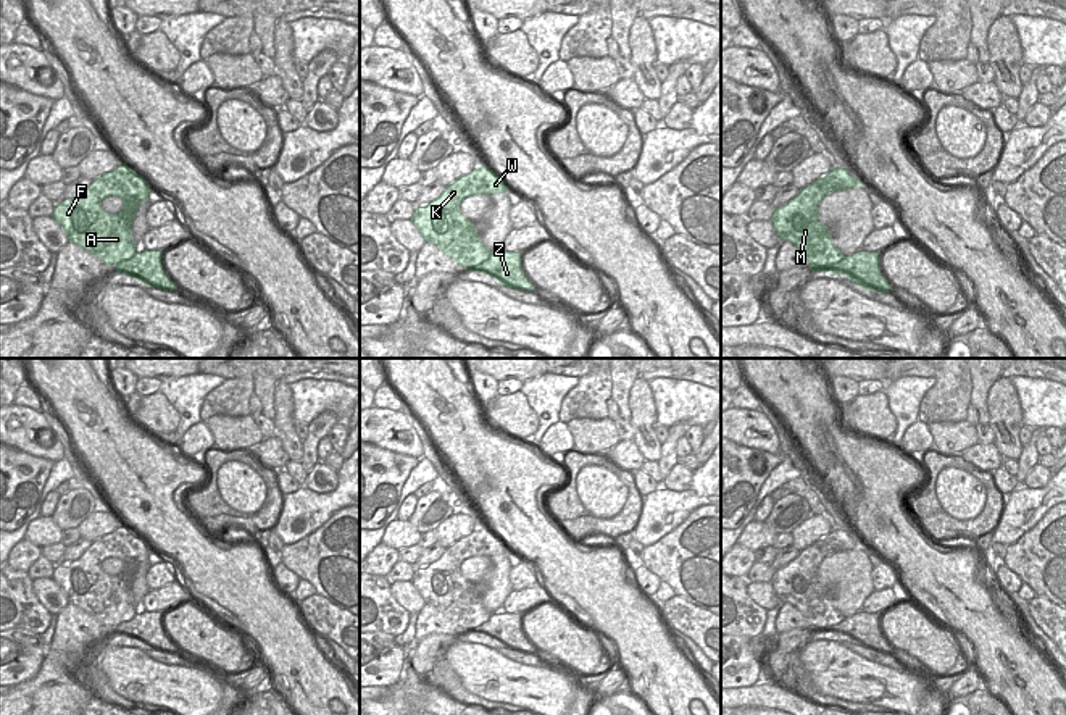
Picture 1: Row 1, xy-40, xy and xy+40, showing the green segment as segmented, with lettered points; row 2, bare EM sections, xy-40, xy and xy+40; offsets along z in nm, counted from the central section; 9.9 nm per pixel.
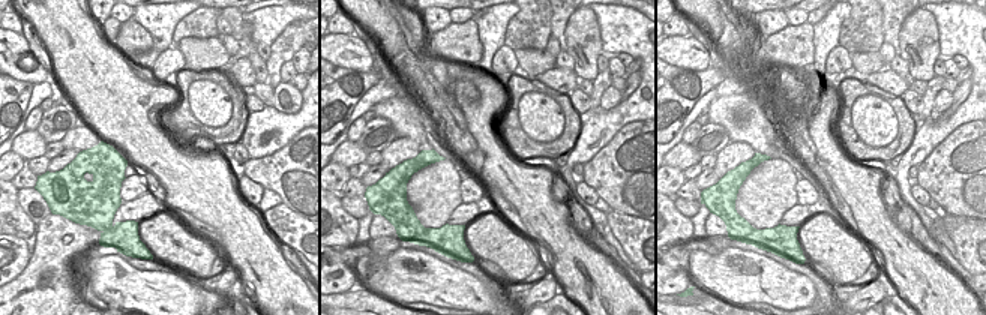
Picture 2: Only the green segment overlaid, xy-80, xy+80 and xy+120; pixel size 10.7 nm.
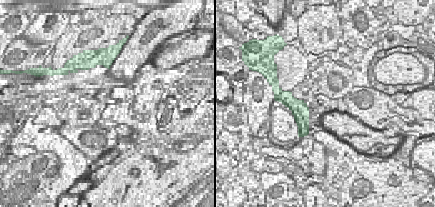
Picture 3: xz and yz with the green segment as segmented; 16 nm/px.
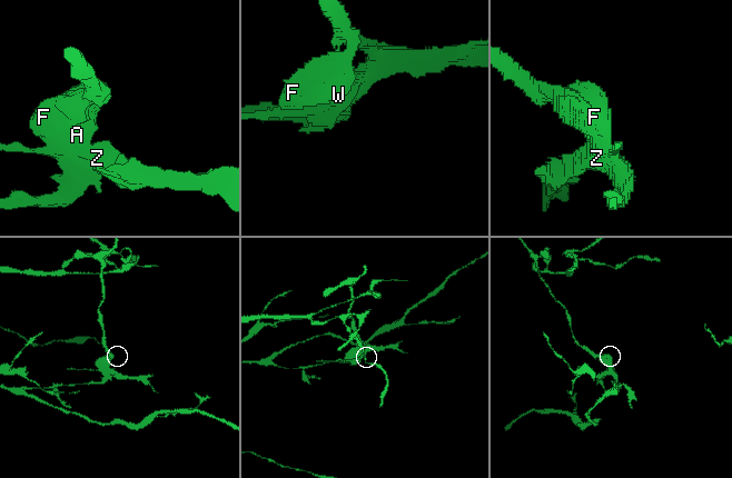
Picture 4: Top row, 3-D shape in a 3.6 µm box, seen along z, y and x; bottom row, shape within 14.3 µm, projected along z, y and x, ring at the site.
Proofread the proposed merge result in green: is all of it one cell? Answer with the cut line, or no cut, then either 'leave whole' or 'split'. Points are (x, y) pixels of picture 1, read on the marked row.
cut xy+40 (845, 257), (828, 263), (821, 270); split

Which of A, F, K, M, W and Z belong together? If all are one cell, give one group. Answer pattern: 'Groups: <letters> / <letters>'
Groups: A F K M W / Z

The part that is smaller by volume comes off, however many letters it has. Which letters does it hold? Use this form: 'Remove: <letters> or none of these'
Remove: A, F, K, M, W

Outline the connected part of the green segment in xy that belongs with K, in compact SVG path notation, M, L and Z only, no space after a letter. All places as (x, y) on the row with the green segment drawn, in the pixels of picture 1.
M487 165L458 178L442 195L413 213L413 224L426 242L437 245L447 257L471 271L489 260L490 253L481 242L473 221L460 211L469 195L493 195L508 189L506 182Z

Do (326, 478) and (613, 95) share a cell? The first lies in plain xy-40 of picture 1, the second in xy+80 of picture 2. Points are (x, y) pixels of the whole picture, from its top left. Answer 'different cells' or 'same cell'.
same cell

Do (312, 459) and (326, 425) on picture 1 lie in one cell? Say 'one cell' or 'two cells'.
one cell

